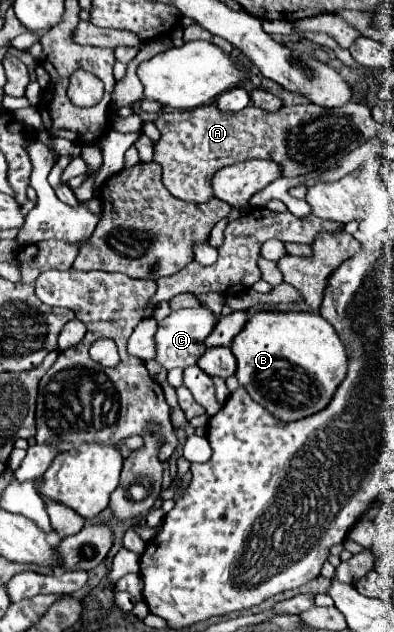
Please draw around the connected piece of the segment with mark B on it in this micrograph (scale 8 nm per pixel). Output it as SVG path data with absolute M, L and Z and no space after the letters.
M256 311L230 345L236 357L236 377L248 395L282 421L296 421L326 407L338 383L346 377L346 349L334 327L318 313L308 311Z

